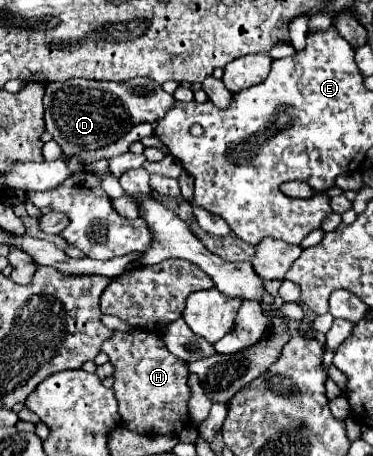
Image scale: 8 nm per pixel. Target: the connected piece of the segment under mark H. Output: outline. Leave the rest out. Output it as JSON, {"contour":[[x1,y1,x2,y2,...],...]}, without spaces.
{"contour":[[115,331,115,335,103,343,101,351,105,351,109,355,109,361,115,365,113,391,119,401,123,425,141,435,181,433,189,419,189,371,185,363,181,359,175,359,175,355,167,351,165,343,151,331]]}

